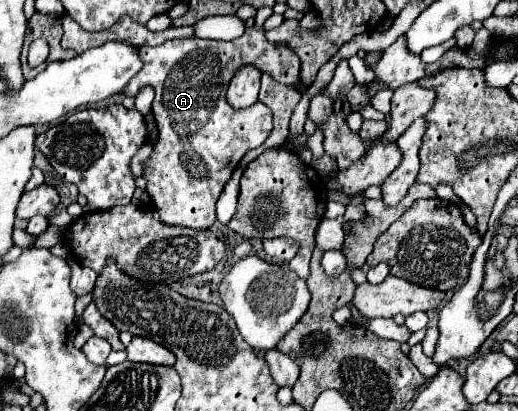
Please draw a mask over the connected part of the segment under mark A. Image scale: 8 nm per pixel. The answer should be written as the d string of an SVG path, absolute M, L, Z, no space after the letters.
M246 28L244 36L232 42L204 40L204 38L182 38L182 40L178 38L178 40L164 42L160 46L144 46L140 48L140 58L144 66L128 82L128 86L124 88L124 94L136 96L144 84L150 84L156 92L156 98L152 102L152 112L156 118L160 140L154 146L150 160L146 162L146 180L148 180L146 190L152 196L154 206L164 224L180 224L180 226L202 228L202 230L210 228L216 220L218 196L224 184L228 182L230 174L238 166L240 158L248 150L258 148L272 130L272 112L262 102L256 102L252 108L246 108L246 110L236 110L228 104L226 90L232 74L242 64L250 62L262 72L268 72L272 78L276 78L282 84L296 84L300 78L300 60L290 48L270 44L264 38L262 28L260 30Z

